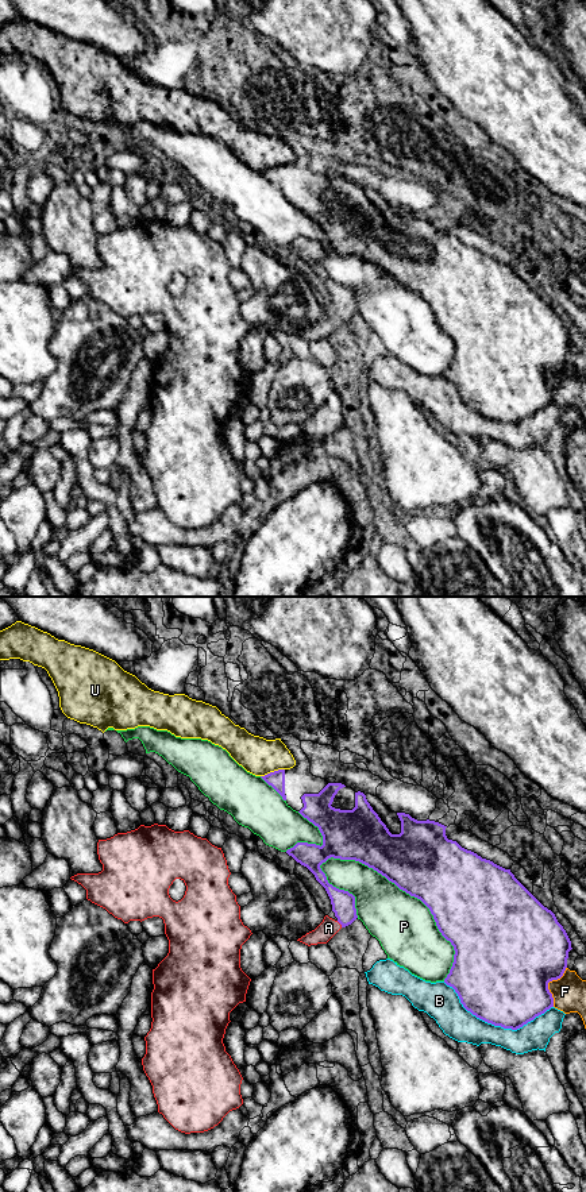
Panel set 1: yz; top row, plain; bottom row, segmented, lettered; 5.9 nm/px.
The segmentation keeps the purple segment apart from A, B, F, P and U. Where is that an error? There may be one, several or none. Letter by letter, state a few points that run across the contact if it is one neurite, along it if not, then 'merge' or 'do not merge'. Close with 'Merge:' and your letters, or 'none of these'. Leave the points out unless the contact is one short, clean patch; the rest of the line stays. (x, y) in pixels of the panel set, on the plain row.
A: yz (343, 299), (339, 317), (328, 323) | merge
B: do not merge
F: do not merge
P: do not merge
U: yz (284, 164), (261, 172) | do not merge
Merge: A

